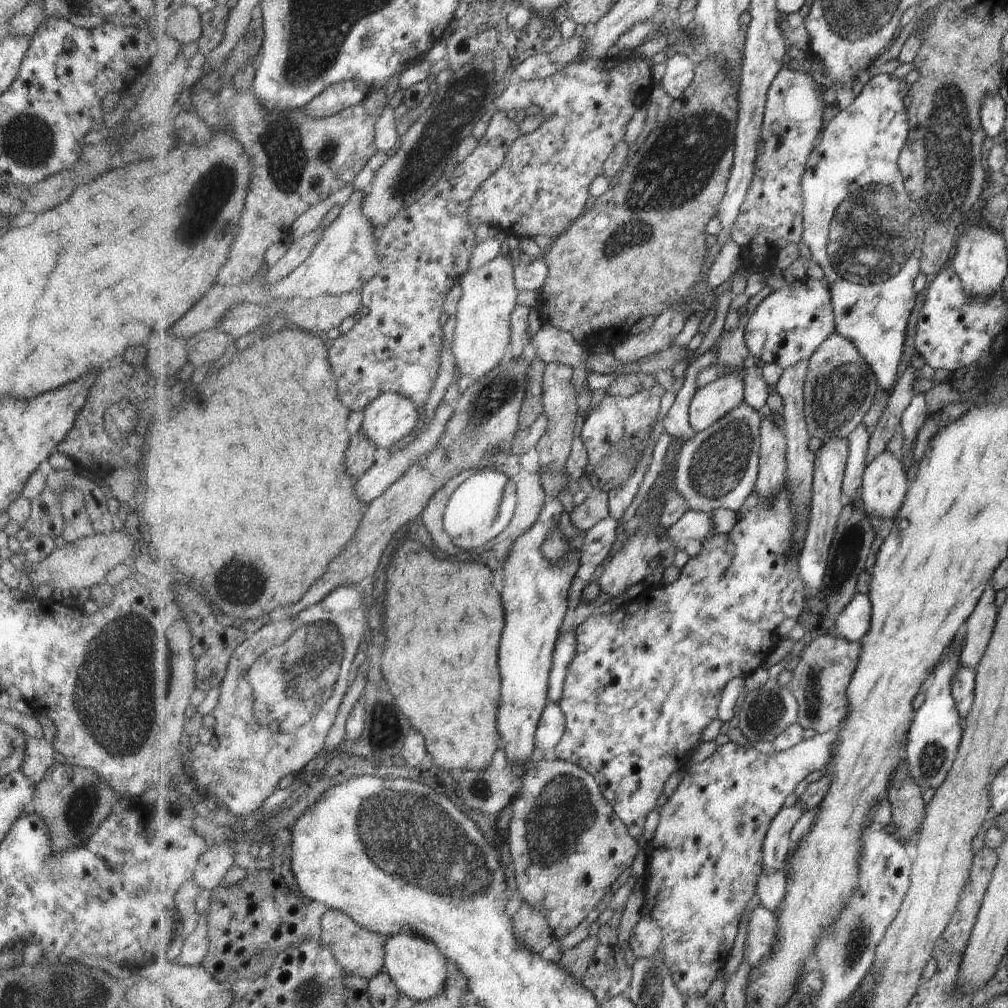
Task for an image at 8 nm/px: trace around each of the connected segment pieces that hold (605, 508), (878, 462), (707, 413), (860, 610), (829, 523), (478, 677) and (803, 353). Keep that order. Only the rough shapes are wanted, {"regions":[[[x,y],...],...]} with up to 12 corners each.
{"regions":[[[590,488],[570,513],[579,530],[609,518],[609,494]],[[887,451],[862,470],[866,514],[893,520],[911,487]],[[719,377],[697,389],[689,412],[696,433],[743,402],[743,379]],[[857,592],[835,622],[837,634],[860,642],[871,628],[871,599]],[[830,436],[815,453],[812,509],[800,571],[823,588],[845,507],[850,446]],[[407,540],[381,670],[439,768],[502,747],[493,572]],[[825,280],[771,292],[746,326],[760,362],[783,369],[836,333]]]}

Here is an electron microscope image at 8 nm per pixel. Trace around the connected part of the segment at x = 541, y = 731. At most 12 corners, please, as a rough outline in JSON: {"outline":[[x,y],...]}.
{"outline":[[549,702],[536,733],[541,754],[553,751],[565,734],[566,714]]}

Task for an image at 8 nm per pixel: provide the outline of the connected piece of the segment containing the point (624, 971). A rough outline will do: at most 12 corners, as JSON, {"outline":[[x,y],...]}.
{"outline":[[599,942],[581,982],[600,1004],[627,994],[623,948]]}

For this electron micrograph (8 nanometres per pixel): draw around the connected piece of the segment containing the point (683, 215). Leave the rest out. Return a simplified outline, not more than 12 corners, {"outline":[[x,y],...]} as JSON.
{"outline":[[717,57],[552,240],[590,350],[708,280],[739,84]]}

